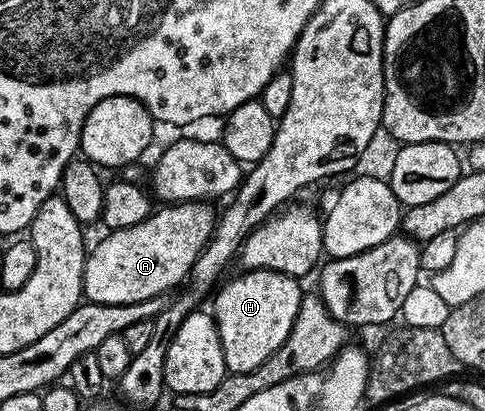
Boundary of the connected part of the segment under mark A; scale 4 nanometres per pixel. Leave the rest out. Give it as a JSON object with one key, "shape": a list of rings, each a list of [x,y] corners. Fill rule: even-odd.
{"shape":[[[203,201],[169,203],[161,207],[158,213],[157,210],[150,212],[149,217],[143,219],[143,223],[135,223],[135,227],[106,232],[106,237],[94,249],[92,246],[88,250],[84,296],[95,303],[139,303],[143,299],[168,294],[168,289],[176,290],[188,278],[195,259],[199,259],[213,234],[215,209],[213,213],[211,206],[212,204]]]}

